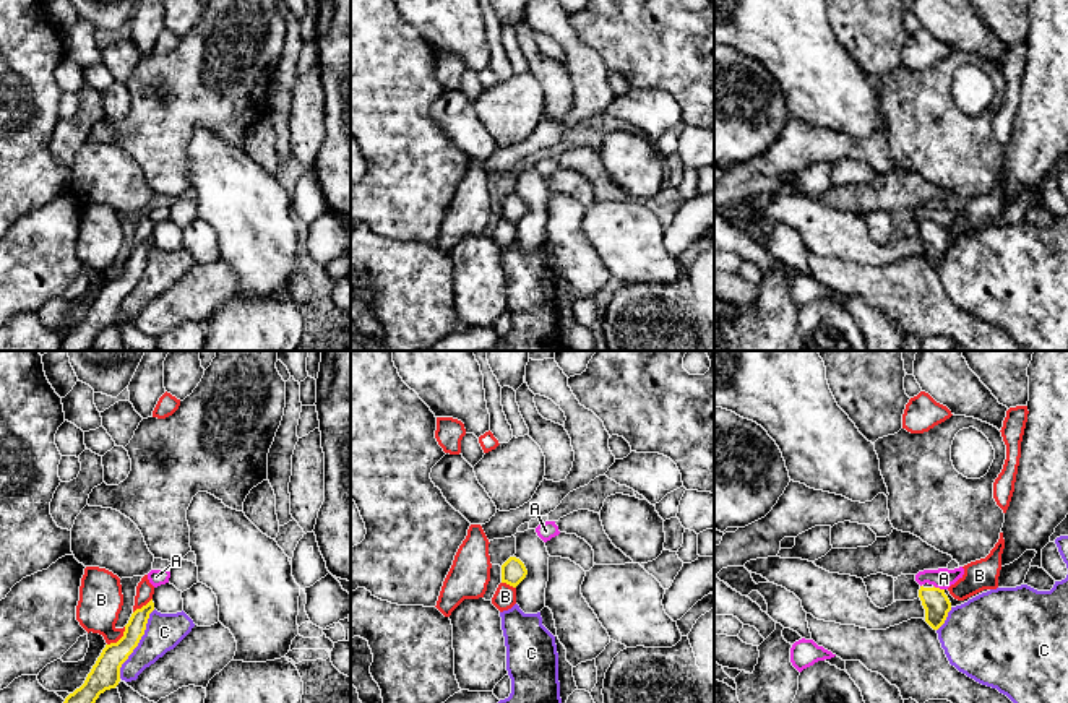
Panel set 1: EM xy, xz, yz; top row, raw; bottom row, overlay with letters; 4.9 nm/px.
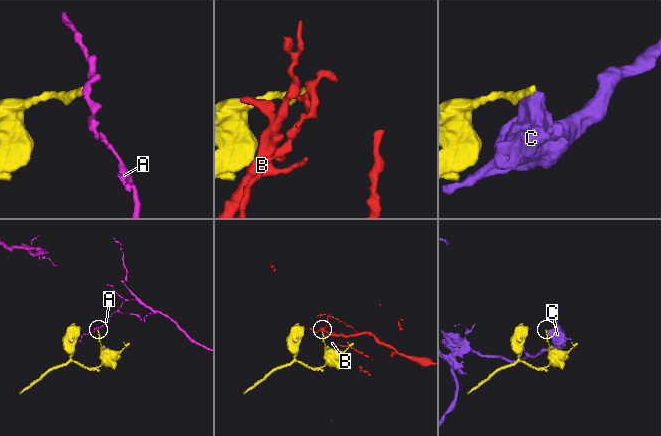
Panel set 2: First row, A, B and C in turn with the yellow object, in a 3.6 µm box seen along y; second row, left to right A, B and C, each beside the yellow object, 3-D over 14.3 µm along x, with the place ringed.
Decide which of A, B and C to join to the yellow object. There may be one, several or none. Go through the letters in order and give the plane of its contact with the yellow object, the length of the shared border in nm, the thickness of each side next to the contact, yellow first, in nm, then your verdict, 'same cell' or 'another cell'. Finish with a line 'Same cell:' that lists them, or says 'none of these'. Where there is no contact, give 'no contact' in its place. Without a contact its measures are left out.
A: contact in yz; length 60 nm; calibres 130 and 100 nm; another cell
B: contact in xy; length 130 nm; calibres 140 and 220 nm; another cell
C: contact in xy; length 380 nm; calibres 140 and 180 nm; another cell
Same cell: none of these

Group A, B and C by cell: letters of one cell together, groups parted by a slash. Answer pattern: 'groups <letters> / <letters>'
groups A / B / C

